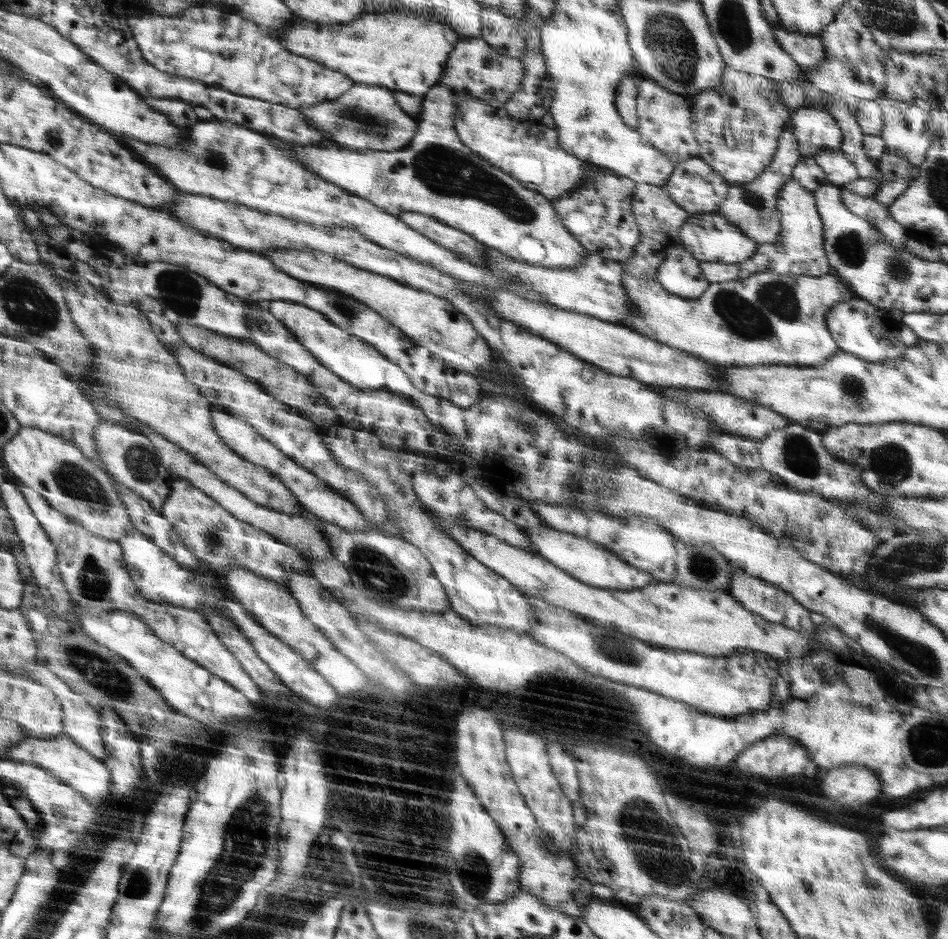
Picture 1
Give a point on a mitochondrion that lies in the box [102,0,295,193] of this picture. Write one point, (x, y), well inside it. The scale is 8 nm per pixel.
(219, 162)

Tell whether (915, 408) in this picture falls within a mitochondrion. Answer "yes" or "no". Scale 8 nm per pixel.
no

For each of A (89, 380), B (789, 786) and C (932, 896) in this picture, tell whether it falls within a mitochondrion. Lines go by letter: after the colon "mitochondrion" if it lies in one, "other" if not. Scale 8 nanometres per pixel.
A: other
B: other
C: other

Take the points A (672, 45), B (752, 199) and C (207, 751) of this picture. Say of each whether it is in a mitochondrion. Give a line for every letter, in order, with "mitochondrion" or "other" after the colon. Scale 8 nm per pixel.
A: mitochondrion
B: mitochondrion
C: other

